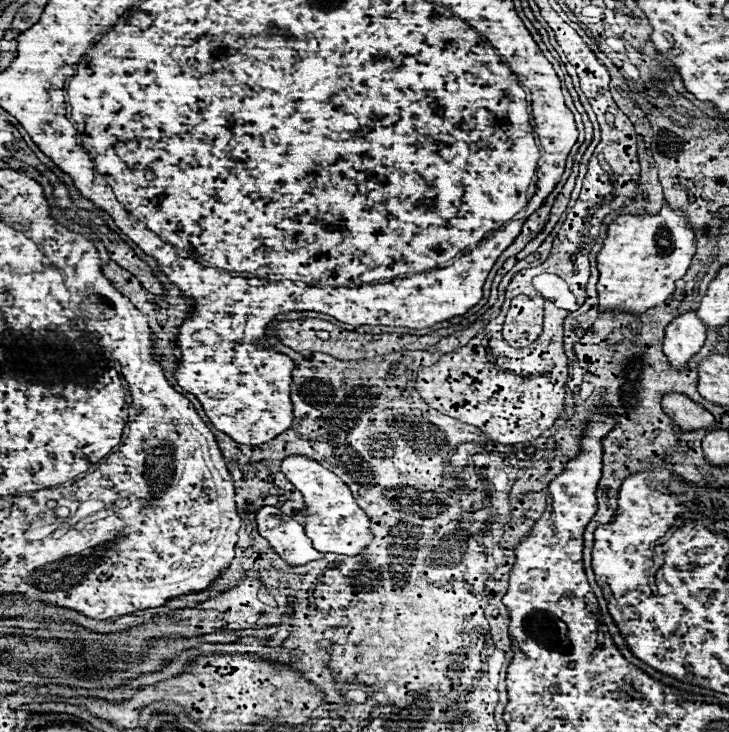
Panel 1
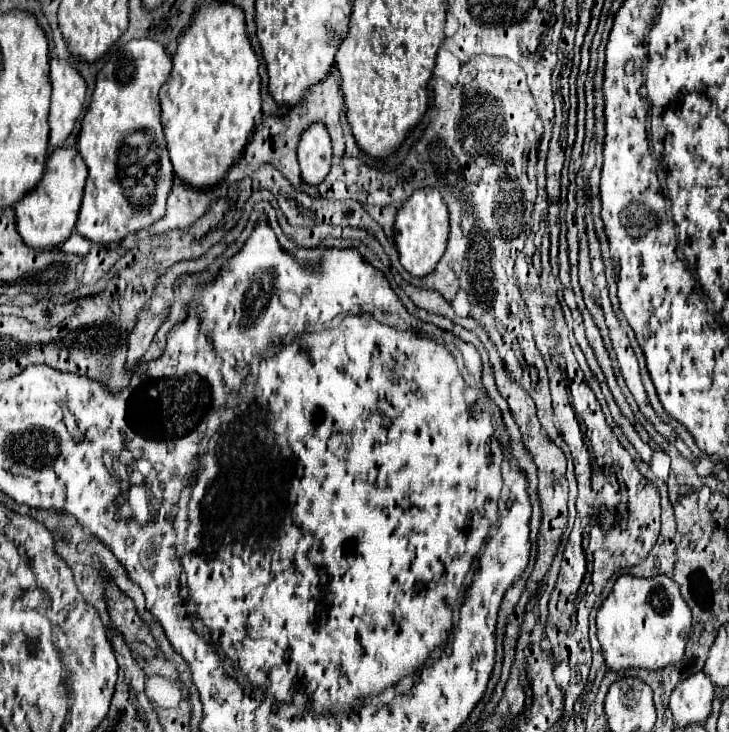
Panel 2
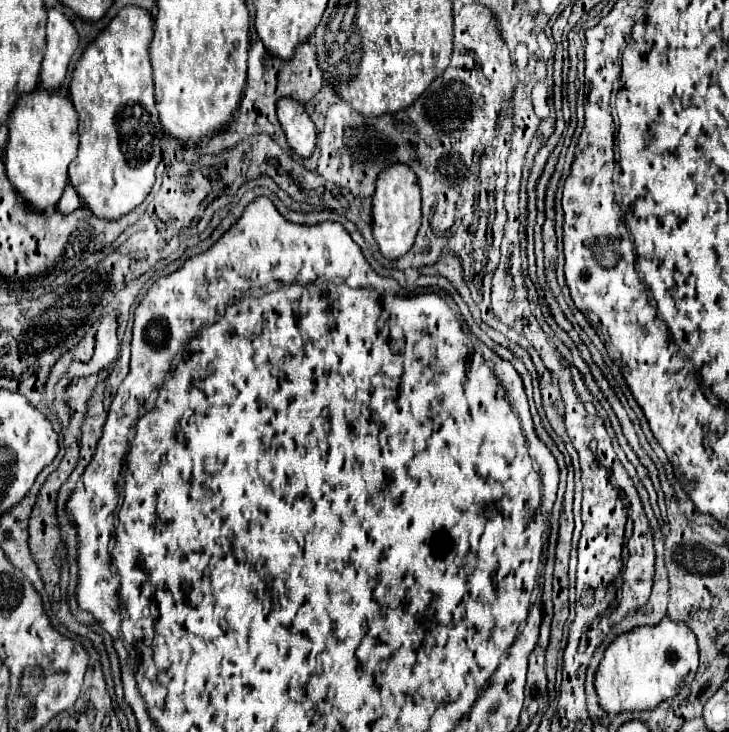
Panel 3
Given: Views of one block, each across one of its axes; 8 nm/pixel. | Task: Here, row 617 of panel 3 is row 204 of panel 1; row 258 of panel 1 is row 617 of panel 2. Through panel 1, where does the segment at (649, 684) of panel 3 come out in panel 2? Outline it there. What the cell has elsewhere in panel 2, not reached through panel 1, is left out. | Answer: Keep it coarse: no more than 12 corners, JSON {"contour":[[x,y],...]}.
{"contour":[[622,574],[598,610],[606,666],[682,660],[692,614],[670,576]]}

